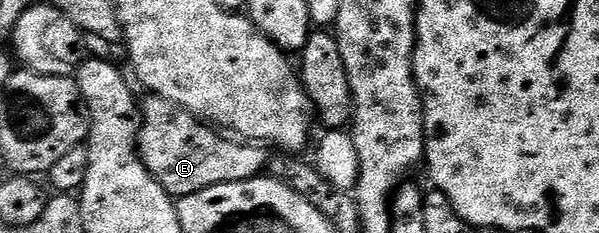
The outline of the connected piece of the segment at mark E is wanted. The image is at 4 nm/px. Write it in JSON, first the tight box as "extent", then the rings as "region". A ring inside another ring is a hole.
{"extent":[139,95,268,198],"region":[[[148,95],[146,99],[141,104],[139,157],[149,174],[153,174],[153,178],[157,178],[159,185],[173,198],[197,194],[209,186],[251,180],[268,167],[266,147],[228,138],[189,110],[169,102],[169,98]]]}

